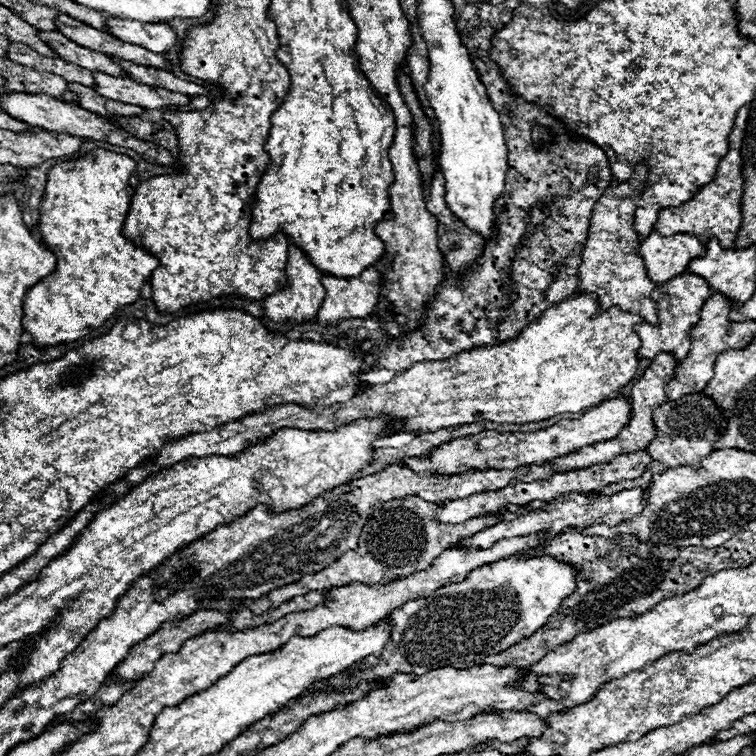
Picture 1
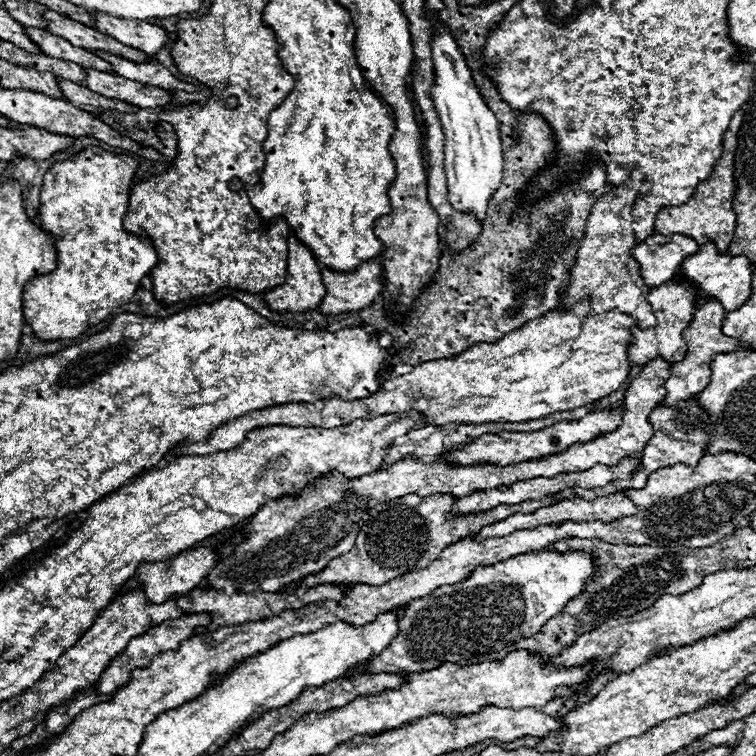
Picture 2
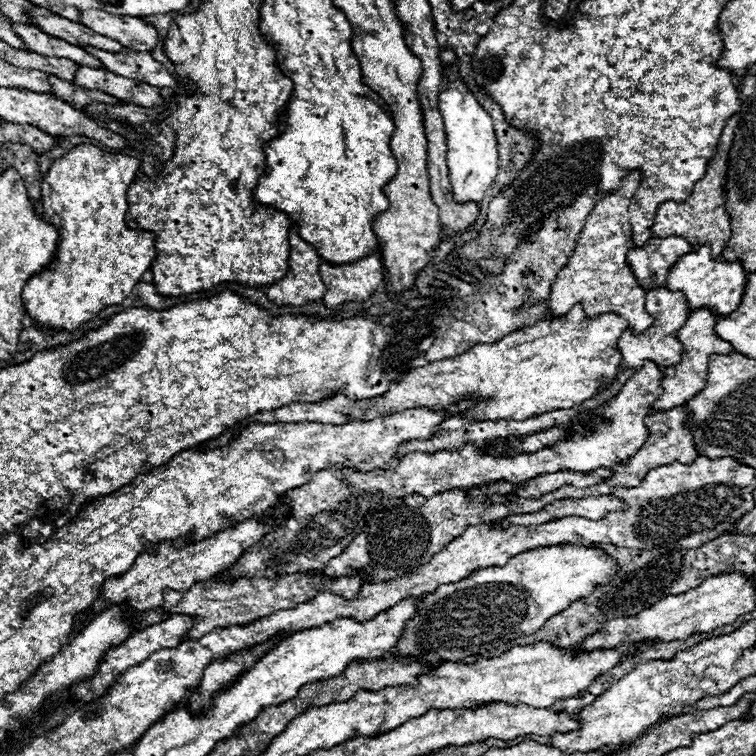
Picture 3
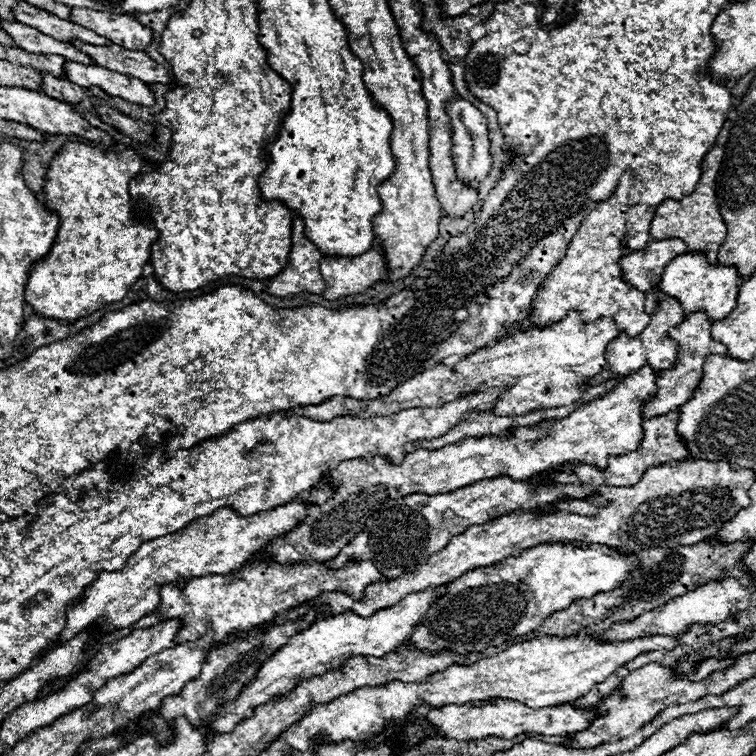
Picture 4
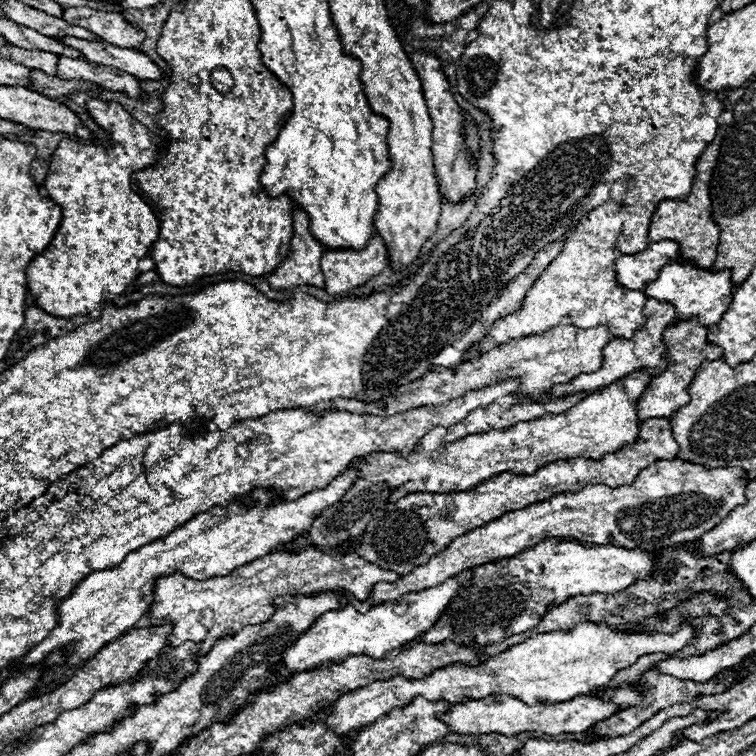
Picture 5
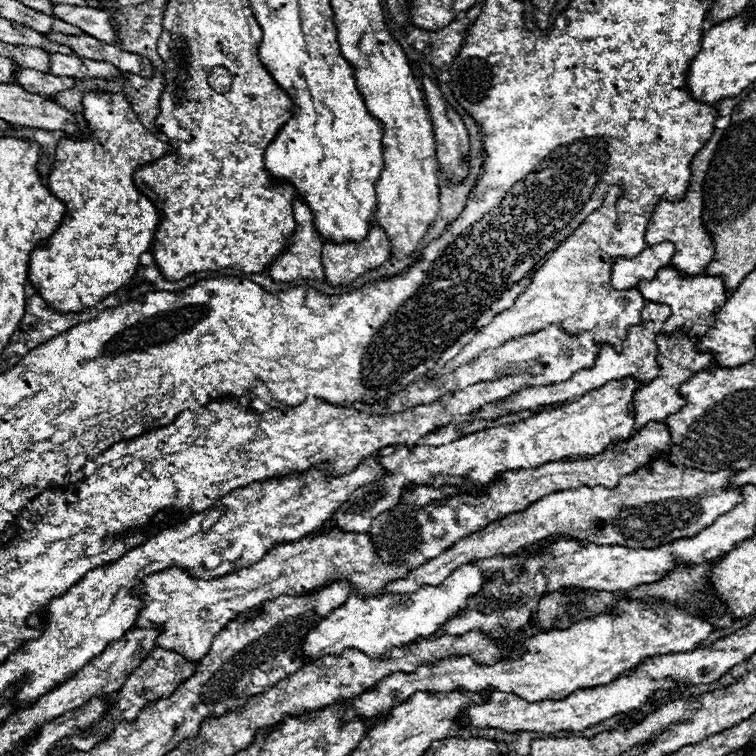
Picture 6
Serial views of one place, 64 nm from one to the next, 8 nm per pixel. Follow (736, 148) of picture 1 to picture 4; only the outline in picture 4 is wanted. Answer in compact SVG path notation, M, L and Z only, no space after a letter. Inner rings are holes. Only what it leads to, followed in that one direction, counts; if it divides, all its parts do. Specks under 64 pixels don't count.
M730 122L724 124L714 148L704 156L704 160L700 164L702 176L700 176L694 192L690 196L686 196L684 200L680 200L680 202L662 202L656 208L654 220L652 220L652 226L650 226L650 236L654 240L680 238L688 246L688 252L704 252L710 264L716 264L718 248L726 238L726 226L724 226L724 222L720 218L720 212L718 212L718 206L716 206L714 184L716 184L716 174L718 174L718 168L720 168L720 162L722 162L722 156L724 156L724 144L728 140L730 126L732 126Z

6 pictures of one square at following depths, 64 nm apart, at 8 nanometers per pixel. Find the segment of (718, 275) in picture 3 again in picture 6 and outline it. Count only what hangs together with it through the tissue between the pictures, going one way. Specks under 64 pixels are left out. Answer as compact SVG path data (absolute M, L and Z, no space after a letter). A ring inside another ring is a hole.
M662 268L656 274L656 280L642 280L636 290L642 294L646 302L656 302L656 304L666 304L670 308L670 316L664 322L662 332L664 334L674 334L676 330L682 330L690 338L696 336L696 330L706 330L714 324L714 314L726 304L728 292L724 288L724 280L720 276L694 276L694 278L682 278L674 268Z

